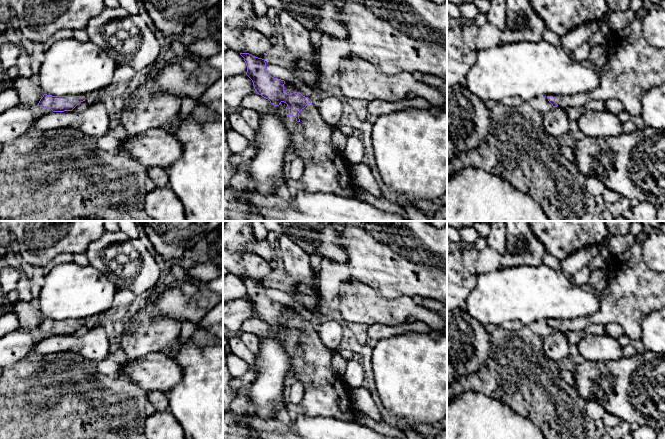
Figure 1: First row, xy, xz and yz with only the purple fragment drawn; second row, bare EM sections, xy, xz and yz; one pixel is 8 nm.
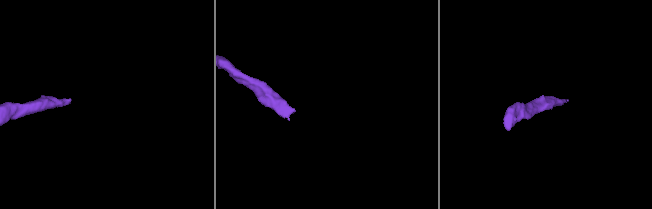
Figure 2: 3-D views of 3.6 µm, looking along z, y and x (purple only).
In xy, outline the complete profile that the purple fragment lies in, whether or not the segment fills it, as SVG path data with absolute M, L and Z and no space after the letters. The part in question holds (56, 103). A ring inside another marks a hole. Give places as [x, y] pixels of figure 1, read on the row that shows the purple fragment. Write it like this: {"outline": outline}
{"outline": "M44 94L38 106L51 109L53 112L72 111L85 99L85 96L52 96Z"}

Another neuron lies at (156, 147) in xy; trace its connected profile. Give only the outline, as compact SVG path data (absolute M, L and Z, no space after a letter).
M152 128L141 133L128 133L119 153L147 168L168 168L180 159L184 146L168 129Z

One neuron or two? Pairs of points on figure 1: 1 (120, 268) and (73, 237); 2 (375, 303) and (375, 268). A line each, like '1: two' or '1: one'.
1: two
2: two

